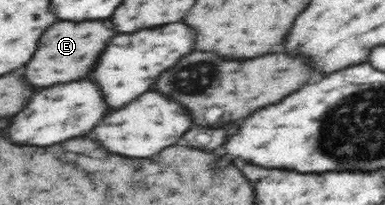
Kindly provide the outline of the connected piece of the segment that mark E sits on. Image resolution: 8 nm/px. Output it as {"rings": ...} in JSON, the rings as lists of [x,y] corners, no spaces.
{"rings":[[[57,21],[57,25],[49,27],[39,43],[33,59],[23,67],[25,79],[33,87],[49,87],[55,83],[69,83],[85,79],[89,69],[95,65],[97,57],[103,53],[105,43],[115,35],[113,23],[105,21],[85,21],[85,23],[67,23]]]}

